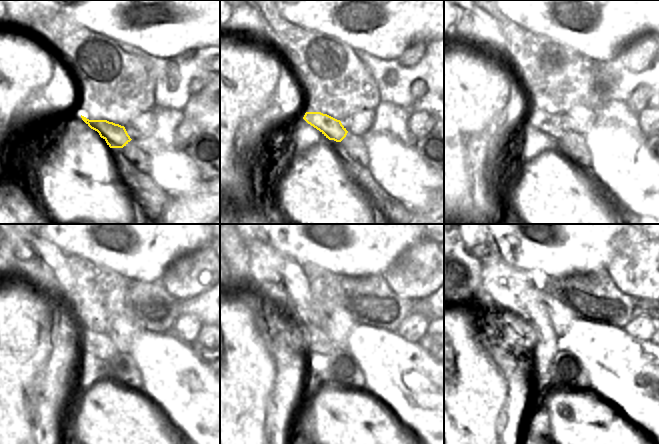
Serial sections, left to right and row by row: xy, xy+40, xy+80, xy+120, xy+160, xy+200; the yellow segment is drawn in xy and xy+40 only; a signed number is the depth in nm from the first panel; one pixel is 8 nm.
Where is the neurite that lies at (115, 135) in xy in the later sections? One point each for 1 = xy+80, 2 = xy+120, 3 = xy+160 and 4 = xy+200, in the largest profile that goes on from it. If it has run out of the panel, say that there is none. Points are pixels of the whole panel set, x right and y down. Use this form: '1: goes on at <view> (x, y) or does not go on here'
1: goes on at xy+80 (551, 124)
2: goes on at xy+120 (99, 345)
3: goes on at xy+160 (297, 330)
4: goes on at xy+200 (515, 333)

